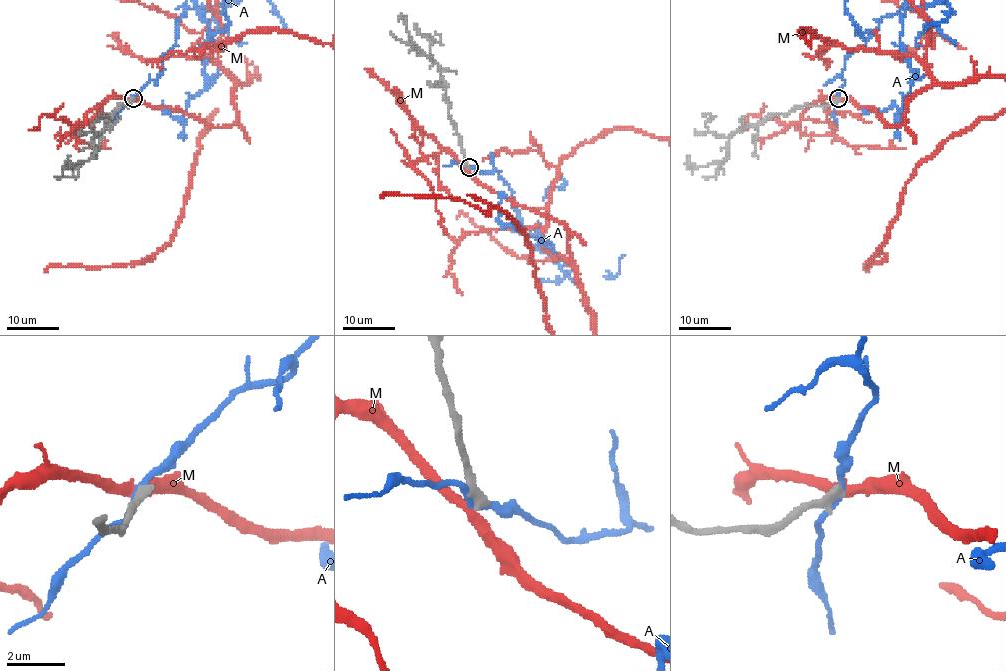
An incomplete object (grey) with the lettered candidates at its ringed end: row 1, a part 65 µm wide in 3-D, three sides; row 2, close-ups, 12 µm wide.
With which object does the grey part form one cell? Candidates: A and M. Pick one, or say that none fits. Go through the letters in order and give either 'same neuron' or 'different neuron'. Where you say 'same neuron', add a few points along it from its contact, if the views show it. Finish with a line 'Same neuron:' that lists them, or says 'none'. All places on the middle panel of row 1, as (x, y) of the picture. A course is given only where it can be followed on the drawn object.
A: different neuron
M: different neuron
Same neuron: none

